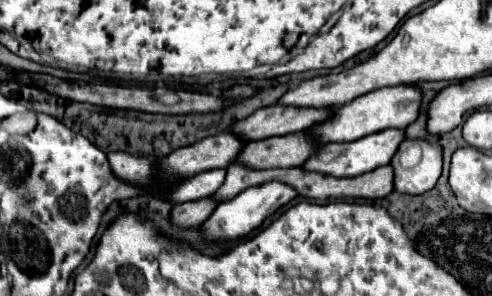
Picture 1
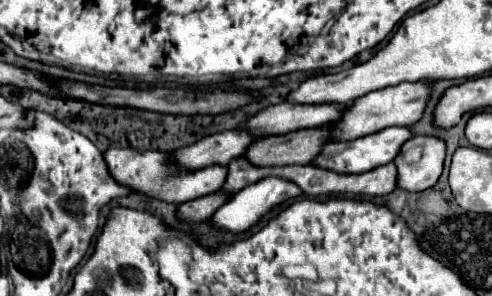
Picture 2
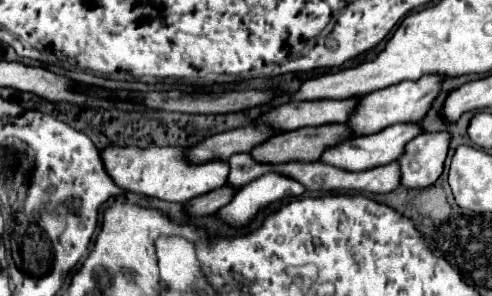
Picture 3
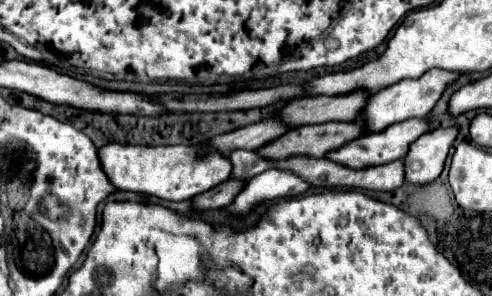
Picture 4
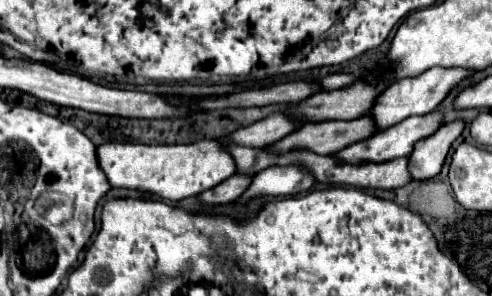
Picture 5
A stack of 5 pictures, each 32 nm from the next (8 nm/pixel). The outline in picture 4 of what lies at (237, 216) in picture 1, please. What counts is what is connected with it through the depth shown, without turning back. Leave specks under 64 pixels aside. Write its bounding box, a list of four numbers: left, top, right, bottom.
[228,168,310,216]

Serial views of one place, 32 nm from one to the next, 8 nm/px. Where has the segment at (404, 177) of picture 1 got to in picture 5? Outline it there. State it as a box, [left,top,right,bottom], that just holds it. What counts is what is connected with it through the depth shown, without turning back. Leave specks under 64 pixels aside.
[410,120,466,180]

